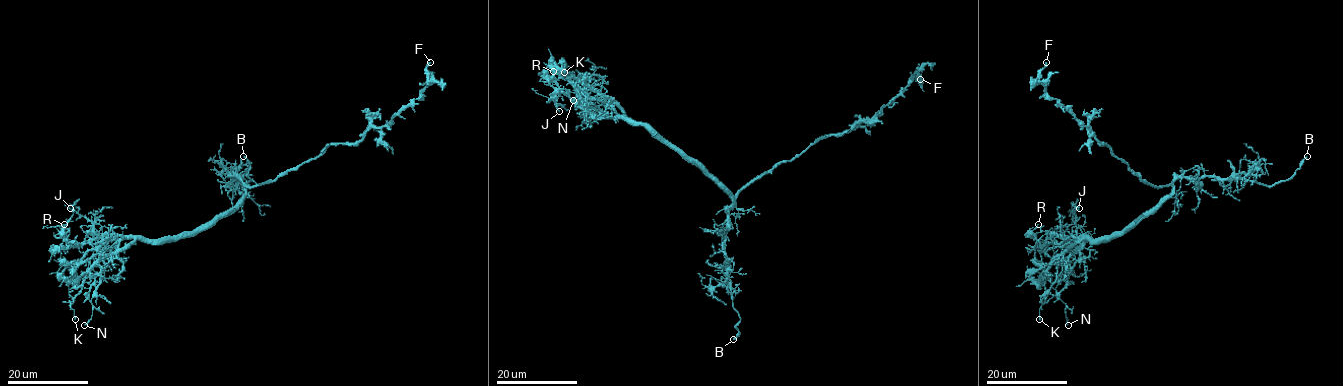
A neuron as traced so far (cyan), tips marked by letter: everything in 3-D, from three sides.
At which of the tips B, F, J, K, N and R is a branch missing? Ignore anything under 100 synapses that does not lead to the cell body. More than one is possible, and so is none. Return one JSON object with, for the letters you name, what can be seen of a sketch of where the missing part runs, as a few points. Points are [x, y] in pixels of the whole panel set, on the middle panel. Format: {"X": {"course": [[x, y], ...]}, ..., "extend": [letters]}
{"B": {"course": [[733, 339], [727, 344], [675, 343]]}, "extend": ["B"]}

